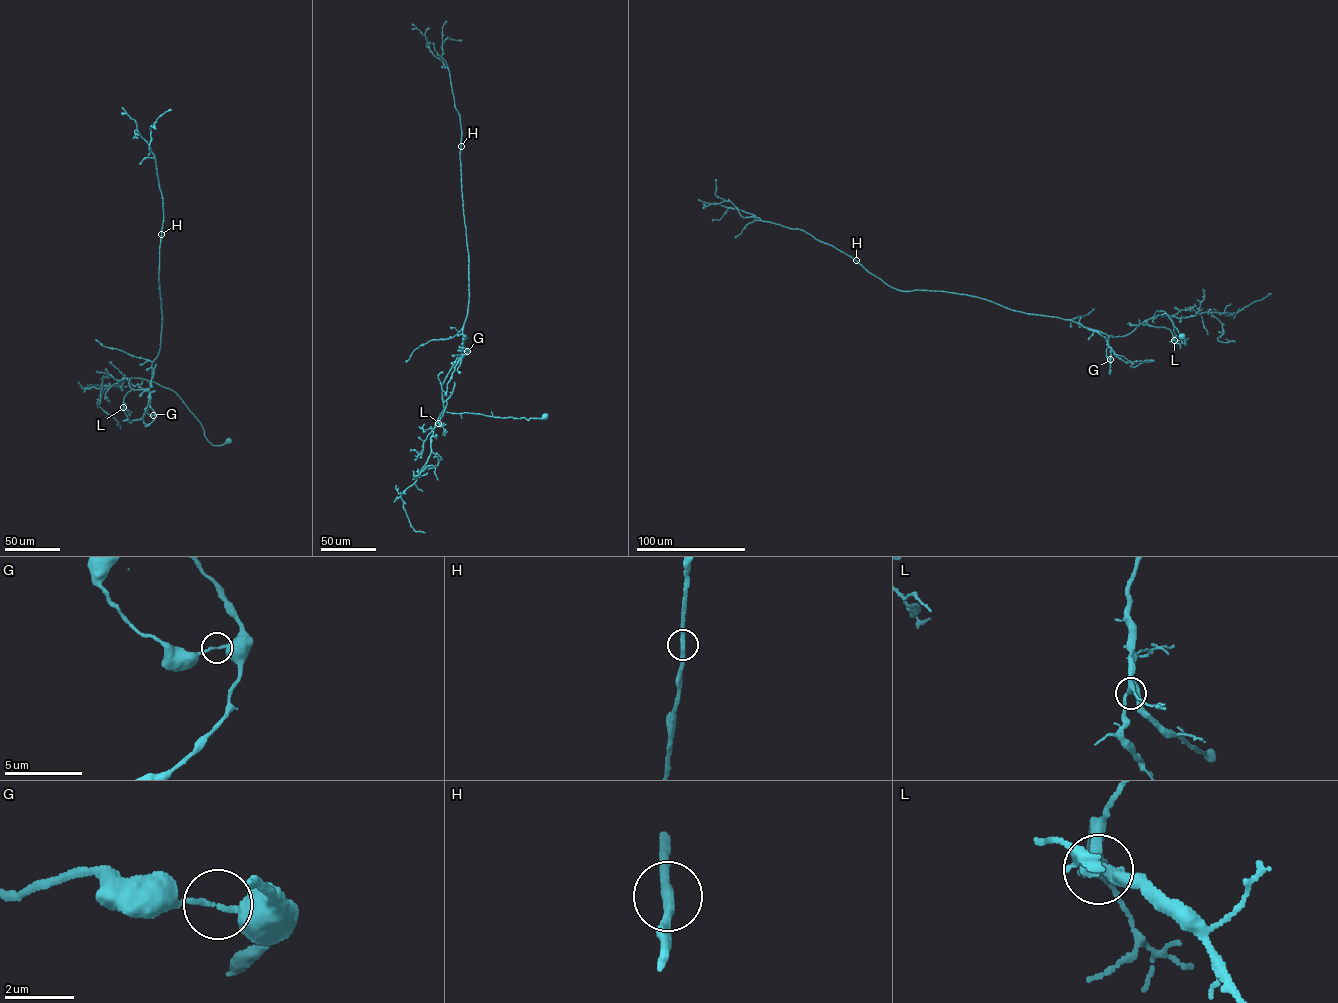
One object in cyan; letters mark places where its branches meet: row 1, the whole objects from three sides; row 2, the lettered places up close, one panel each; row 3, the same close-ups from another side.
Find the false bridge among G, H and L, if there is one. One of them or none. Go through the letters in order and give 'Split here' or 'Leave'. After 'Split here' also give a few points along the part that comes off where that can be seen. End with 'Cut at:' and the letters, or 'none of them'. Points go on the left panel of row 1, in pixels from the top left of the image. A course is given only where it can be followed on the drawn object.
G: Split here. Course of the part to remove: (153, 415), (149, 405), (149, 389), (156, 364)
H: Leave
L: Leave
Cut at: G

